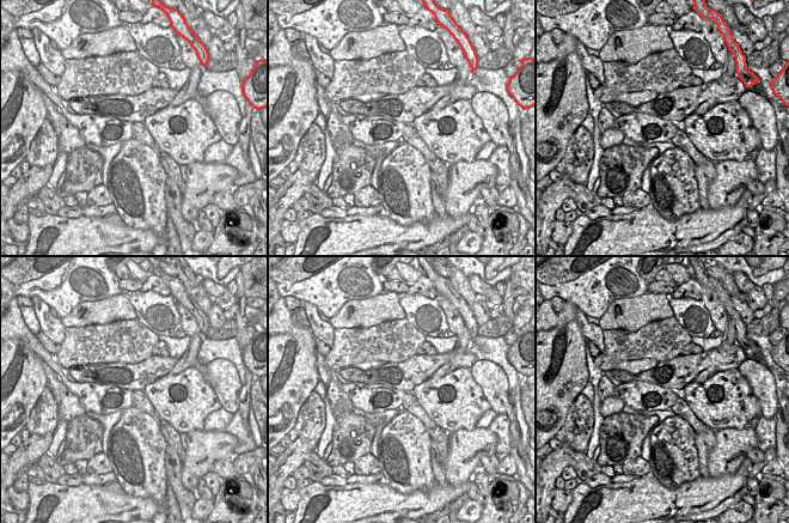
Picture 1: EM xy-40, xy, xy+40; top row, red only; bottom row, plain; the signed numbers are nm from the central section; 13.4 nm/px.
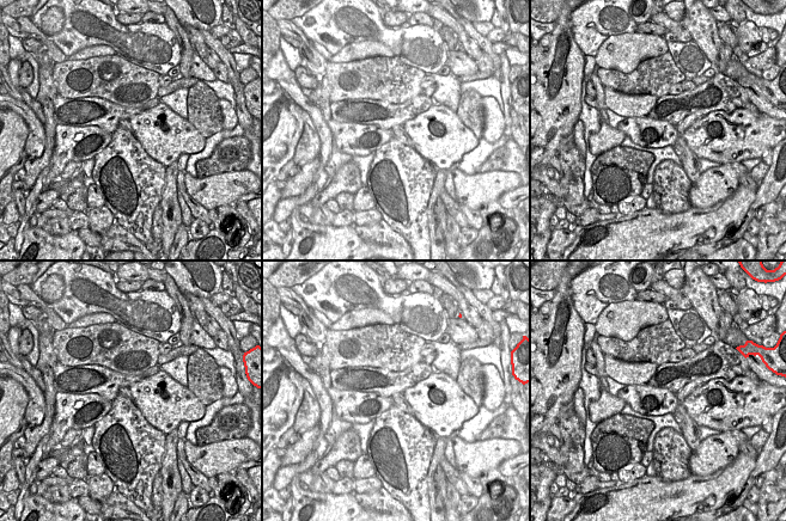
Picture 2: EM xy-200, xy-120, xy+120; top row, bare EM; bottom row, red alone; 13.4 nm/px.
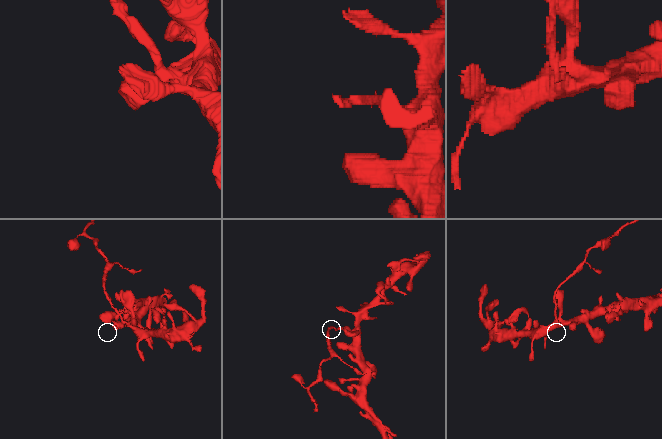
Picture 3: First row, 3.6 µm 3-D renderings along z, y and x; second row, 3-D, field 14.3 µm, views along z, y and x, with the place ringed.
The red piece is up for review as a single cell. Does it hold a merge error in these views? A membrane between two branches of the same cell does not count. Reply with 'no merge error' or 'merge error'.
merge error

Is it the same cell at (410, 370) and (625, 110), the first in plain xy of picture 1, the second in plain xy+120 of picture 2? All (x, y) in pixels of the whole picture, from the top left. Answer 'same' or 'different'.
different

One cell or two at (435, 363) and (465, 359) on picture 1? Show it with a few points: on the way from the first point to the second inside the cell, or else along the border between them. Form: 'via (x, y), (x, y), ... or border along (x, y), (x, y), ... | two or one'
via (442, 359), (458, 359) | one

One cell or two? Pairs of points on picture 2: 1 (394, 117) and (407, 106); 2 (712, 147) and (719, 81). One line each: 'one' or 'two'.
1: one
2: two

